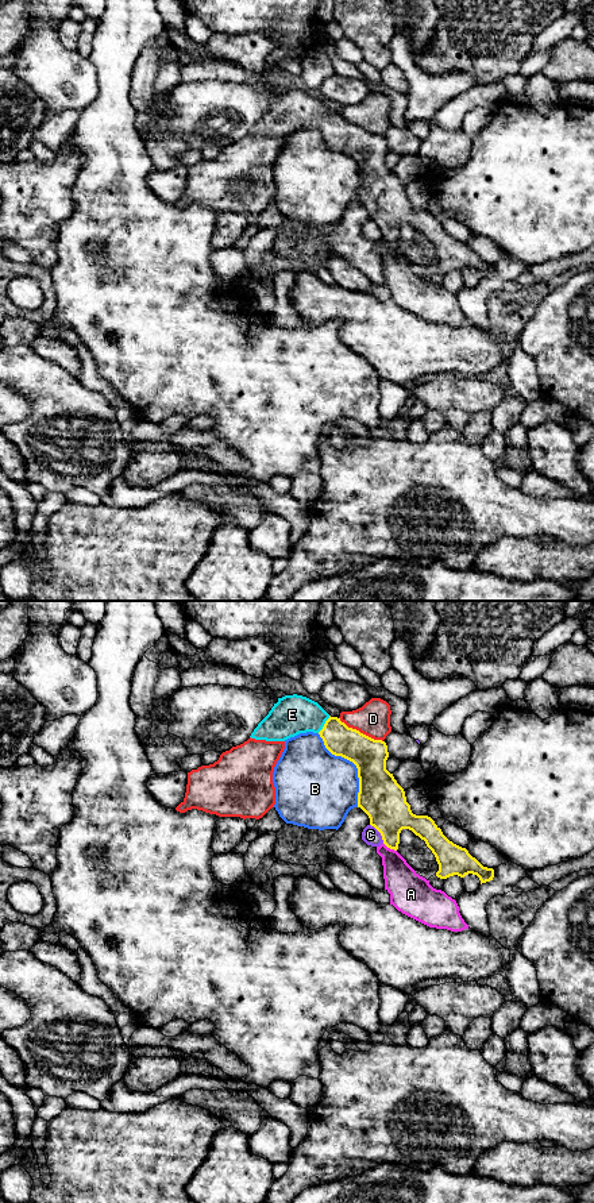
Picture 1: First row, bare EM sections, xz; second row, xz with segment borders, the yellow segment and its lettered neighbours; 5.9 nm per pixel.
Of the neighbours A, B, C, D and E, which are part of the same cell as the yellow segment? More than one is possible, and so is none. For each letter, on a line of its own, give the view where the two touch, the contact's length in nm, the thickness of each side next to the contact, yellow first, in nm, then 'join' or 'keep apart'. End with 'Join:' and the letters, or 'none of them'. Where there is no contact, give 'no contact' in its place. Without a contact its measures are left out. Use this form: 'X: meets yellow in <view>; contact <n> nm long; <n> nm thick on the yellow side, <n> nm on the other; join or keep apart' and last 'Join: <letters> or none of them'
A: meets yellow in xz; contact 90 nm long; 240 nm thick on the yellow side, 200 nm on the other; keep apart
B: meets yellow in xz; contact 500 nm long; 260 nm thick on the yellow side, 420 nm on the other; keep apart
C: meets yellow in xz; contact 150 nm long; 260 nm thick on the yellow side, 100 nm on the other; keep apart
D: meets yellow in xz; contact 300 nm long; 200 nm thick on the yellow side, 200 nm on the other; keep apart
E: meets yellow in xz; contact 130 nm long; 190 nm thick on the yellow side, 240 nm on the other; join
Join: E

